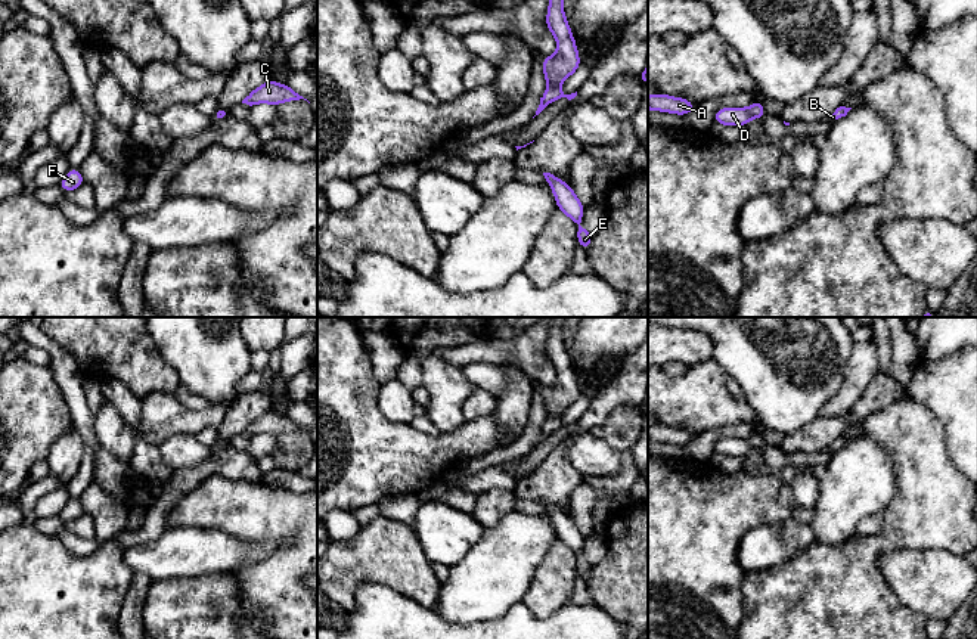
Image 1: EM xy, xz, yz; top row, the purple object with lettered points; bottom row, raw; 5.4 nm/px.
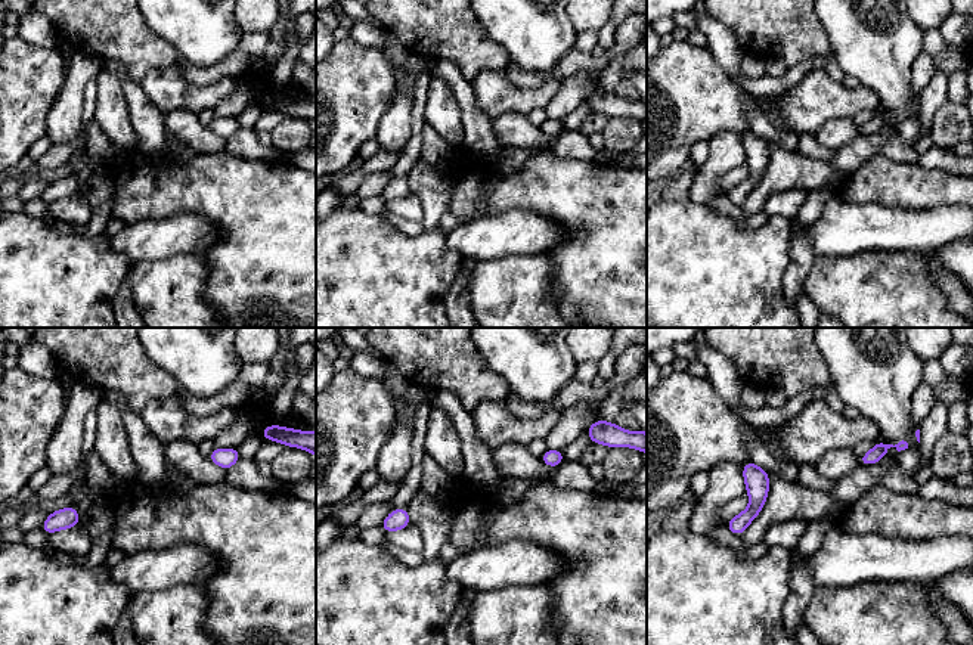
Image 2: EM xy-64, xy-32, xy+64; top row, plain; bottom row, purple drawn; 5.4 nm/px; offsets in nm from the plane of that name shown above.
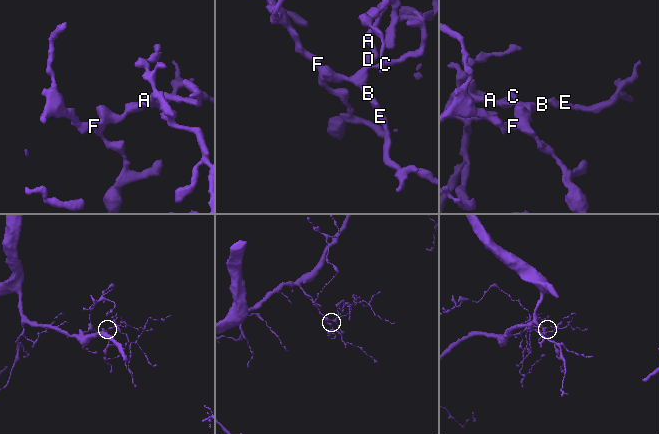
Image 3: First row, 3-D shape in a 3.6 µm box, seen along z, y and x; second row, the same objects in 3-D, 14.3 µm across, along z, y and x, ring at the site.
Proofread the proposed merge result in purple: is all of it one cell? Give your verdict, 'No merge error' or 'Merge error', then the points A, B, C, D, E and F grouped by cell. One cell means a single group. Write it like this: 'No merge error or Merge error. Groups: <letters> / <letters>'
Merge error. Groups: A D / B C E F

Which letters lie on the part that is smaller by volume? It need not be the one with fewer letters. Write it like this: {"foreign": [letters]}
{"foreign": ["A", "D"]}

